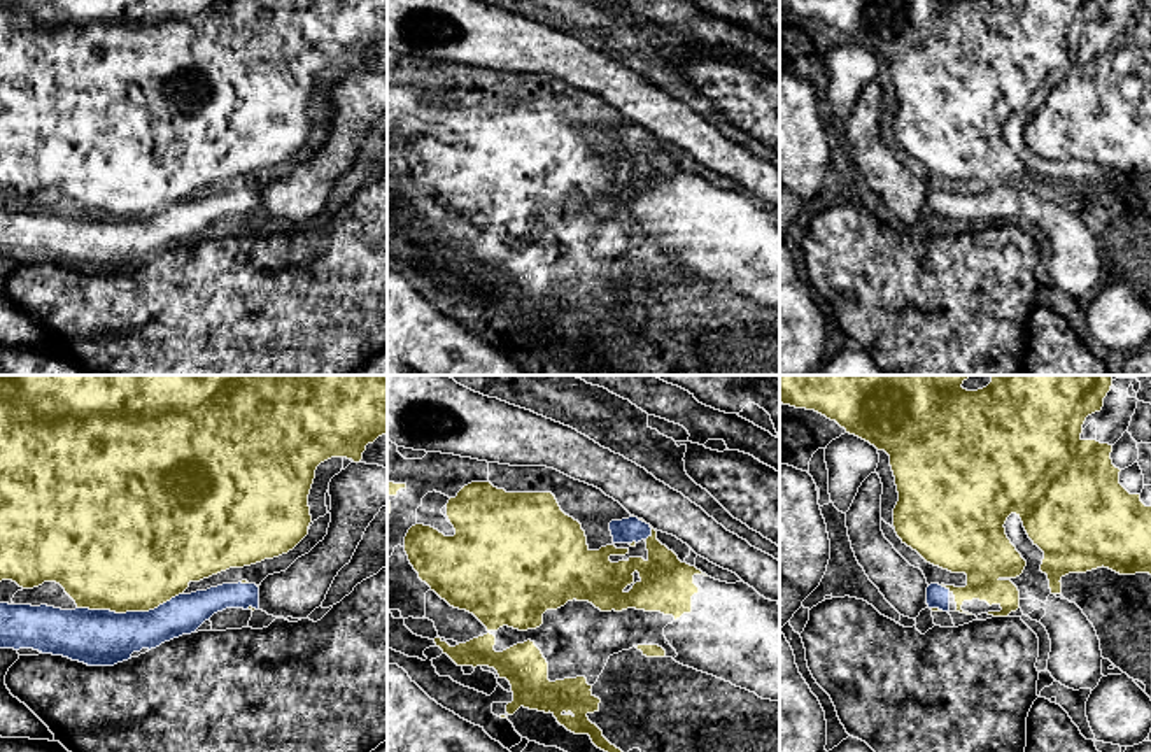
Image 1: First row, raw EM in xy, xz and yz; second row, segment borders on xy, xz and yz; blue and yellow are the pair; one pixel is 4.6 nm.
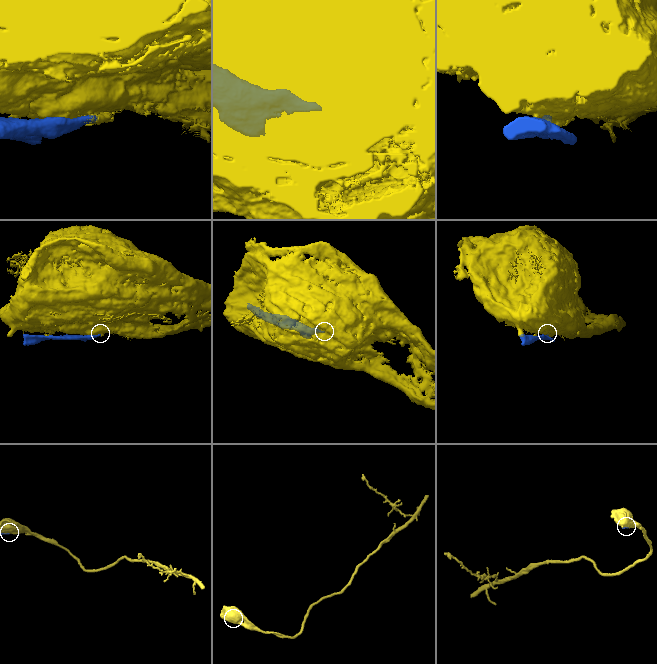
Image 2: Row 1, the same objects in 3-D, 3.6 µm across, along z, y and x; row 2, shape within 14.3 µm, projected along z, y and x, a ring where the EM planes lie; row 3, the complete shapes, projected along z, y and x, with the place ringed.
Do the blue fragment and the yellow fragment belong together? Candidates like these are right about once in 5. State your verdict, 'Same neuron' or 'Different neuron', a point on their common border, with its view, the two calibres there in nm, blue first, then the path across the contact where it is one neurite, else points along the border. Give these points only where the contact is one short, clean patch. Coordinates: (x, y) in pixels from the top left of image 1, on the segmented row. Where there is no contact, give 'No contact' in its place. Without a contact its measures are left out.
Different neuron. Touches blue at xy (128, 612). Thickness 260 nm (blue) against 500 nm

